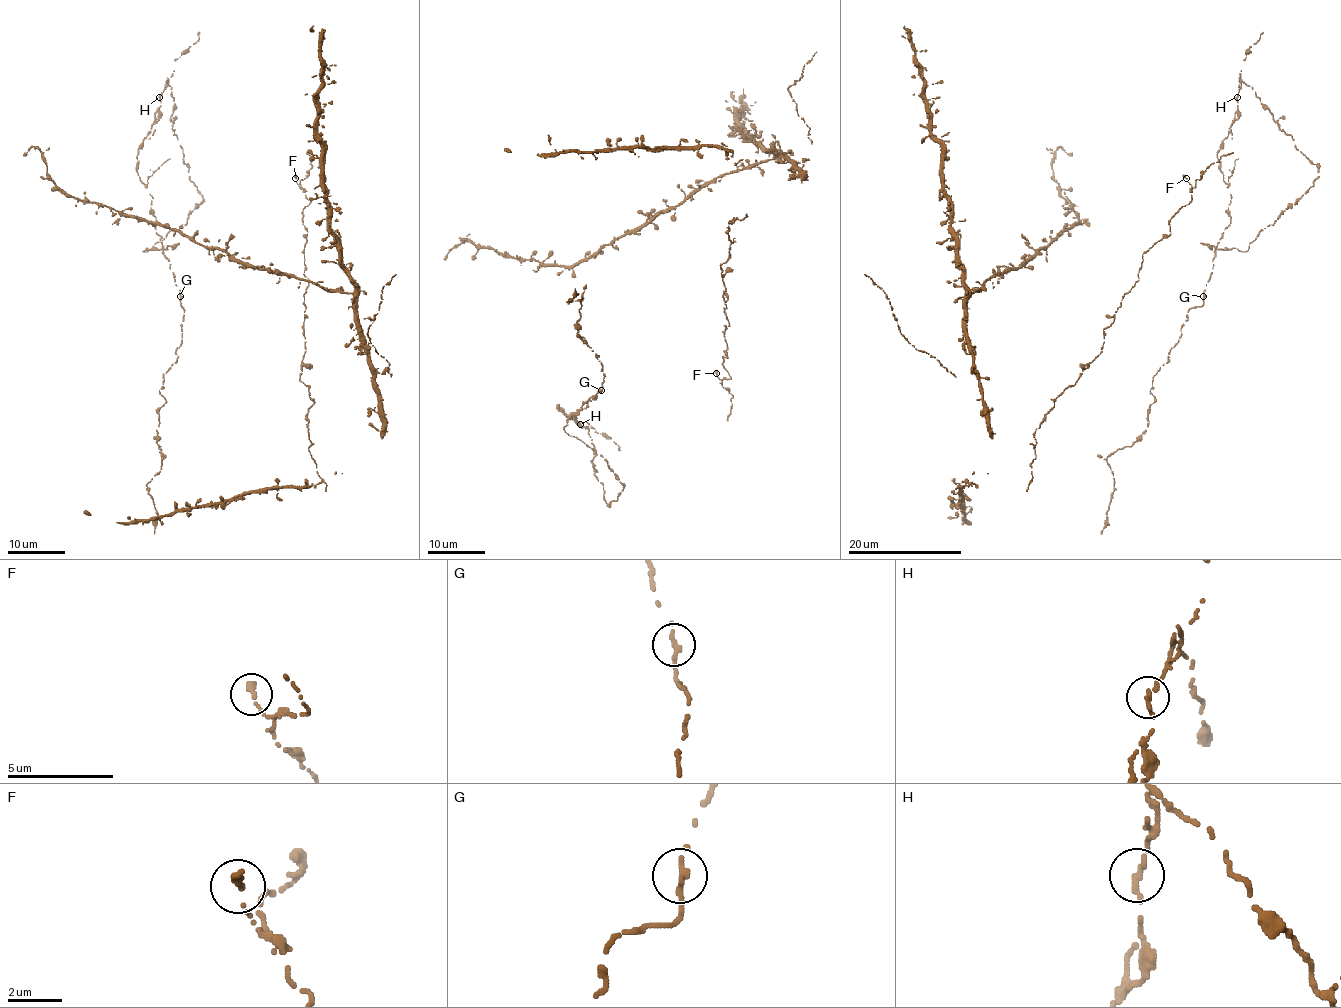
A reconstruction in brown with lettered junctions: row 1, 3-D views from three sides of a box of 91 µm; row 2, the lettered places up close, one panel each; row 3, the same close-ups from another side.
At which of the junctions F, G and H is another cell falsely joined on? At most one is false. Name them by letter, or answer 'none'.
H

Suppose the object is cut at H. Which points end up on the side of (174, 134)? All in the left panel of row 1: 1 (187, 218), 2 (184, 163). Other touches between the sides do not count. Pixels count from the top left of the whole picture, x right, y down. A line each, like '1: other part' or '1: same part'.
1: same part
2: same part

